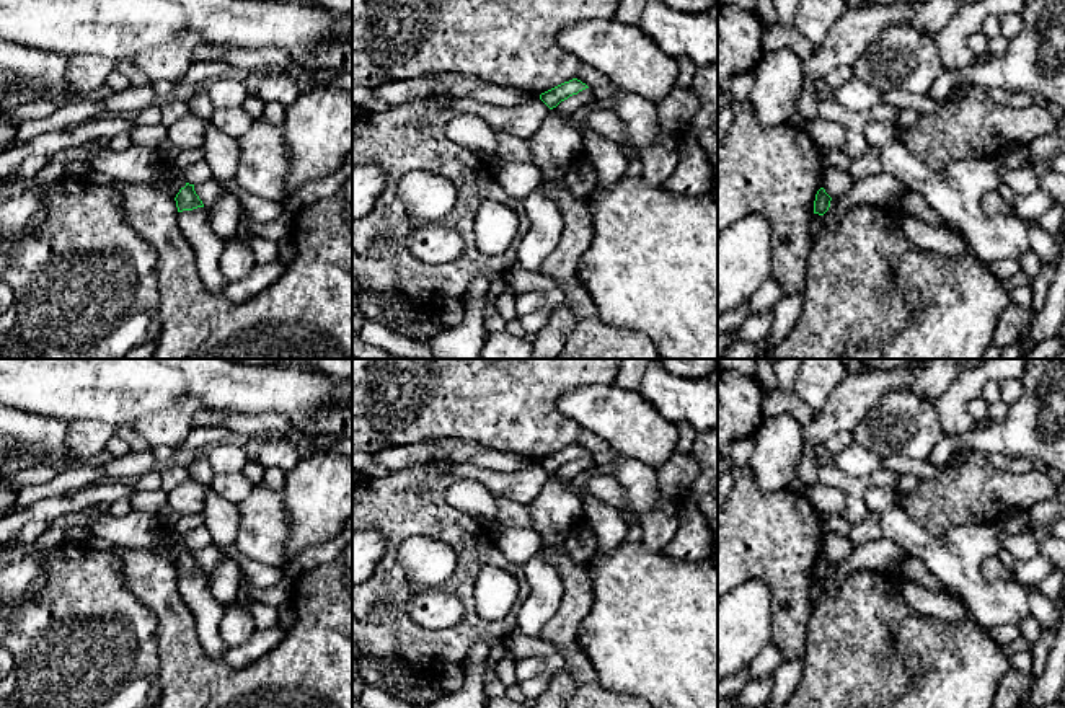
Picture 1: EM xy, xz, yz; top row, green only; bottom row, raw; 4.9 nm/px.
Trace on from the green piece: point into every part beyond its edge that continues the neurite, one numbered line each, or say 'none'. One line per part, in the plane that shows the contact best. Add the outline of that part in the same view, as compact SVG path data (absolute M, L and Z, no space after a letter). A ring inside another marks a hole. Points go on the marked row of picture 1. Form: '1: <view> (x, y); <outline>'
none

